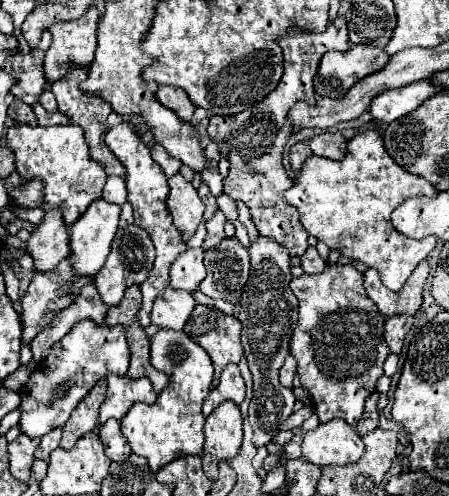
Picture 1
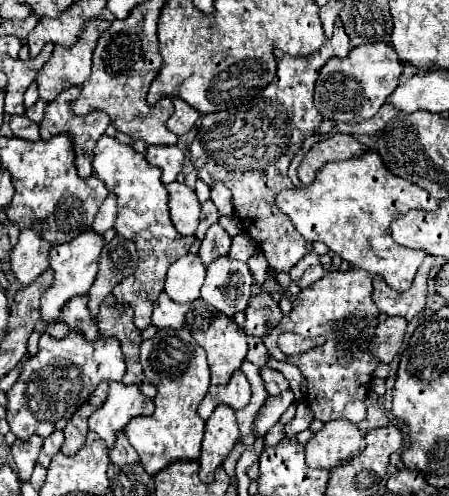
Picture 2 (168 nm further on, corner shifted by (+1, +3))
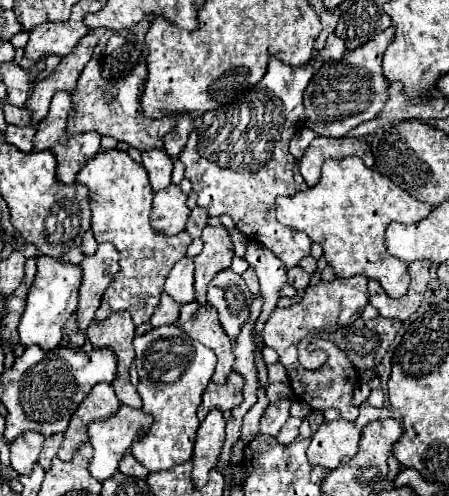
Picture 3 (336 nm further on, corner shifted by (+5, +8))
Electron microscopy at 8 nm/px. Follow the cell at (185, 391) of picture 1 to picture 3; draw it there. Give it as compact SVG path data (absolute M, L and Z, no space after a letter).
M174 324L154 328L144 336L136 336L134 348L134 366L140 378L138 394L144 404L142 410L152 414L154 422L142 440L132 446L132 456L150 472L170 470L188 462L192 456L196 430L200 426L196 410L216 368L216 354L210 348L196 344L196 340L188 340L188 336L184 336L184 332L180 332L180 328Z

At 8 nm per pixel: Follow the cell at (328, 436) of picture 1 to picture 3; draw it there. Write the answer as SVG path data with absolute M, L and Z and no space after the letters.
M346 420L324 422L308 446L308 462L334 470L358 454L360 430Z

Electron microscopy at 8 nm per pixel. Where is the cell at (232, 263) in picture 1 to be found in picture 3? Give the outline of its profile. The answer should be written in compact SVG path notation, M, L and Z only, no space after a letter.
M218 272L208 284L208 304L218 310L220 324L228 338L236 342L242 326L250 316L252 292L244 284L240 274Z

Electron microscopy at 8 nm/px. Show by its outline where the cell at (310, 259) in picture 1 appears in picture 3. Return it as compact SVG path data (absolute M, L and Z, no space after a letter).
M300 266L288 270L288 284L294 286L296 290L304 290L308 286L308 282L310 282L310 274L306 270L302 270Z

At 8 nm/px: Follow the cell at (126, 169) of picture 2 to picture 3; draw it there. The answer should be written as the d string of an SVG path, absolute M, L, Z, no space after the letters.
M108 150L98 152L92 162L78 172L78 184L88 188L88 202L92 210L92 232L98 242L112 242L120 252L120 272L114 276L106 288L100 308L96 310L94 320L104 320L112 312L130 312L134 324L148 322L154 308L160 302L162 286L172 270L172 266L186 256L186 248L192 238L188 232L178 236L160 236L150 226L150 208L154 192L148 188L148 176L144 176L144 166L136 164L126 152Z

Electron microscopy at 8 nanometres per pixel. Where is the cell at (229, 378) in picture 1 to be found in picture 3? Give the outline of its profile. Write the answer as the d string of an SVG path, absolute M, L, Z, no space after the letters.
M230 372L226 384L222 384L222 386L210 382L202 396L198 418L204 420L212 408L226 412L226 410L232 410L234 406L242 404L242 386L244 386L244 378L236 372Z

